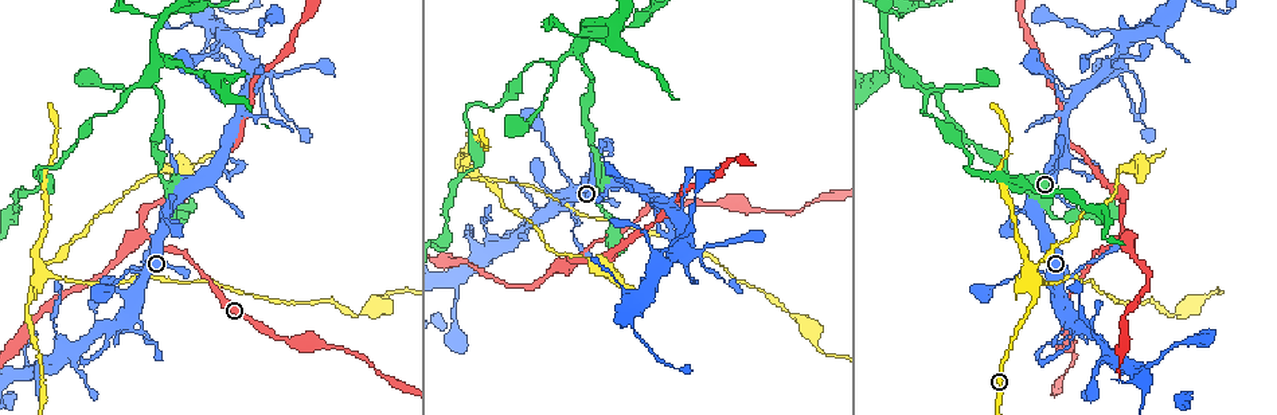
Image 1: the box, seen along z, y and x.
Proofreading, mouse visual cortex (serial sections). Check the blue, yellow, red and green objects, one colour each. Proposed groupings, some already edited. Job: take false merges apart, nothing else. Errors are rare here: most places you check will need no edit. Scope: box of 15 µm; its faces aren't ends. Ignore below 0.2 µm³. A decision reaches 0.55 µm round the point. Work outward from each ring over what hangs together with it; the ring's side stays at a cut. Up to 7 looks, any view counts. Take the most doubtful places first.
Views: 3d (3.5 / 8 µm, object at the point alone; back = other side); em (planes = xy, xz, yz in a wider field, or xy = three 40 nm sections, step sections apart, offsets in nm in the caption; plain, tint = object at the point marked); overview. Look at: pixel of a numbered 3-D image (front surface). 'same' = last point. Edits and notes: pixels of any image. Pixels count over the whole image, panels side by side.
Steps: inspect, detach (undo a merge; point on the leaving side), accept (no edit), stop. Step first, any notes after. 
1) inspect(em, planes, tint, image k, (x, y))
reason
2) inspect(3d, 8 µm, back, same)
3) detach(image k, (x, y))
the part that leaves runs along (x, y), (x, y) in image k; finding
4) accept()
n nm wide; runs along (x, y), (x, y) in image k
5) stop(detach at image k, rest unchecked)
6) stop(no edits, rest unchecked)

inspect(3d, 3.5 µm, image 1, (141, 237))
abrupt turn

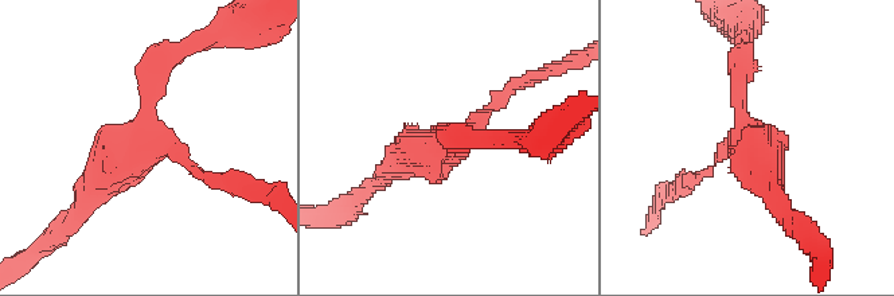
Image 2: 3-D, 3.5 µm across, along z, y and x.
inspect(em, planes, tint, image 2, (151, 142))
3 arms; arms of 150, 250, 450 nm; need the tissue

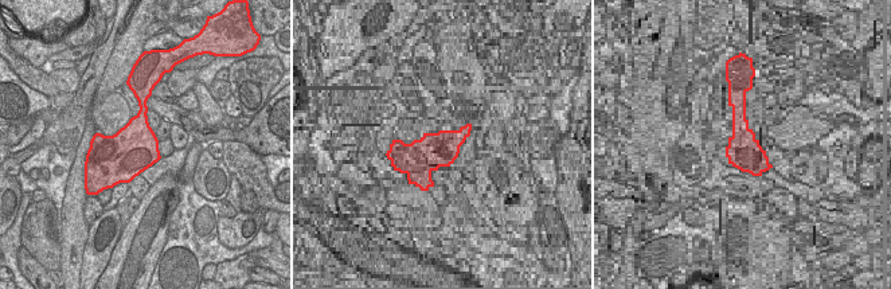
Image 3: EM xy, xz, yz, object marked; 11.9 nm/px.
accept()
runs along (691, 179), (746, 141), (742, 59) in image 2; continuous, no second cell

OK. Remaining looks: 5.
inspect(3d, 3.5 µm, image 1, (914, 80))

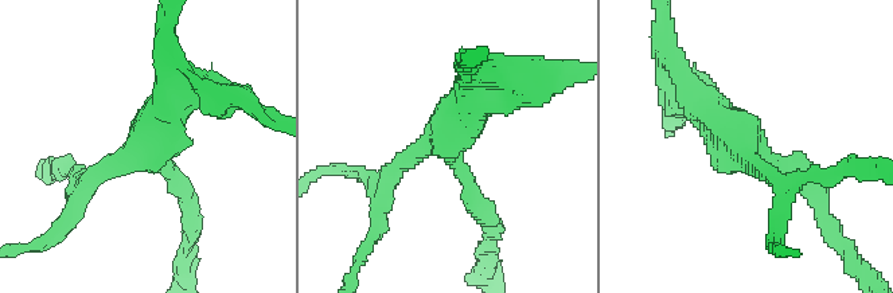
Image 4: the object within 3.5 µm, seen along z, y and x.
inspect(em, xy, step 3, tint, image 4, (146, 150))
now the EM

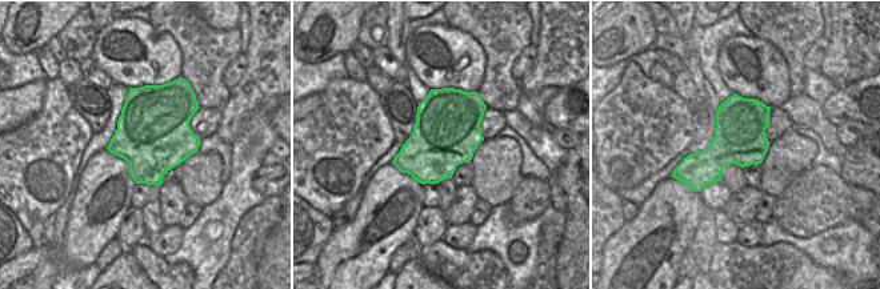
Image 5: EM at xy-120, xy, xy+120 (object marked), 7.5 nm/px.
inspect(em, xy, step 2, tint, same)

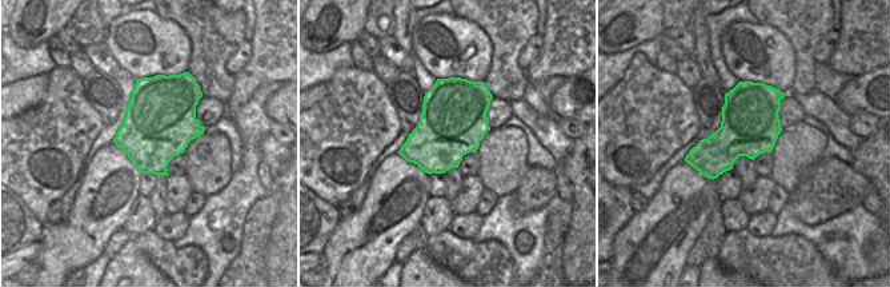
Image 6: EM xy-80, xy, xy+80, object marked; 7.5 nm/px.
accept()
arms of 200, 200, 450 nm; runs along (811, 190), (687, 82) in image 4; all the same cell

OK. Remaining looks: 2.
inspect(em, xy, step 3, tint, image 1, (467, 106))
sharp bend

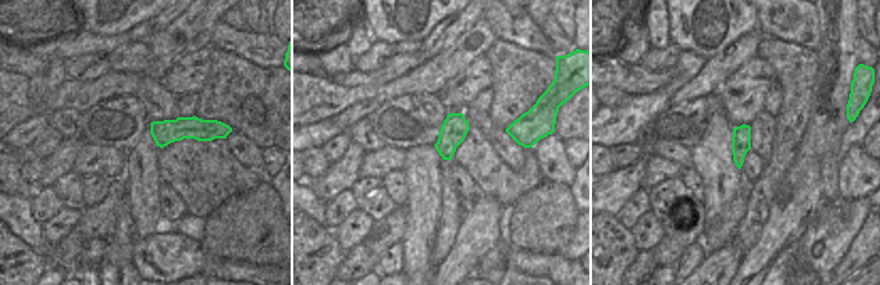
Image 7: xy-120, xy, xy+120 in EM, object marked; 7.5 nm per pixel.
inspect(3d, 3.5 µm, same)
see where the arms go

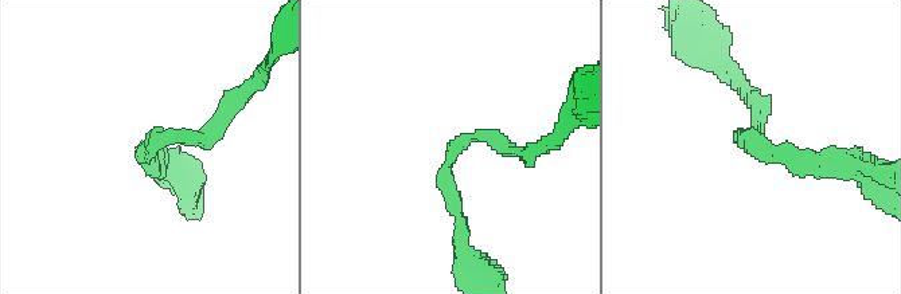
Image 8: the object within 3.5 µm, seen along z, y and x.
accept()
arms of 200, 200 nm; runs along (759, 106), (742, 140), (829, 160) in image 8; continuous, no second cell

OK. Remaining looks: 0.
stop(no edits, rest unchecked)

